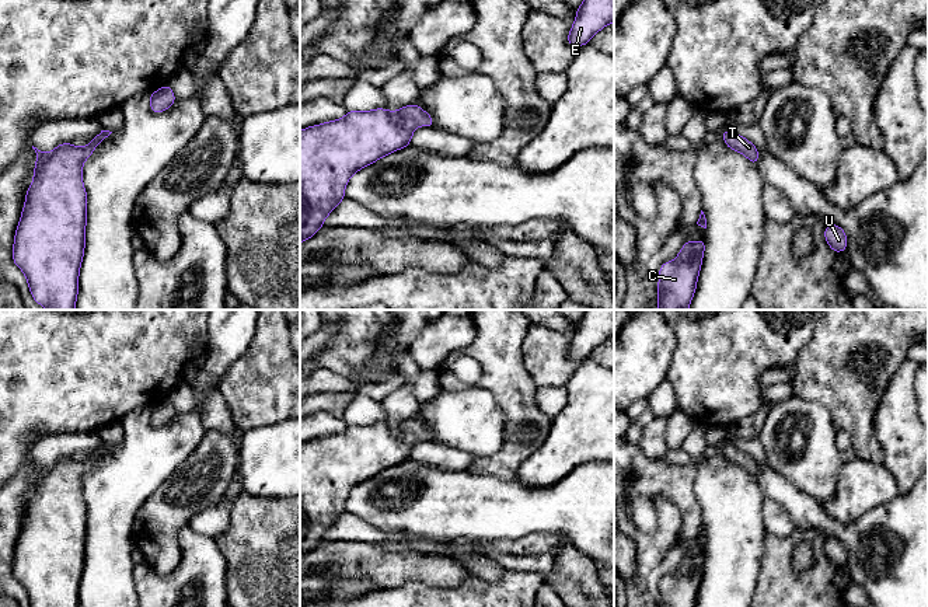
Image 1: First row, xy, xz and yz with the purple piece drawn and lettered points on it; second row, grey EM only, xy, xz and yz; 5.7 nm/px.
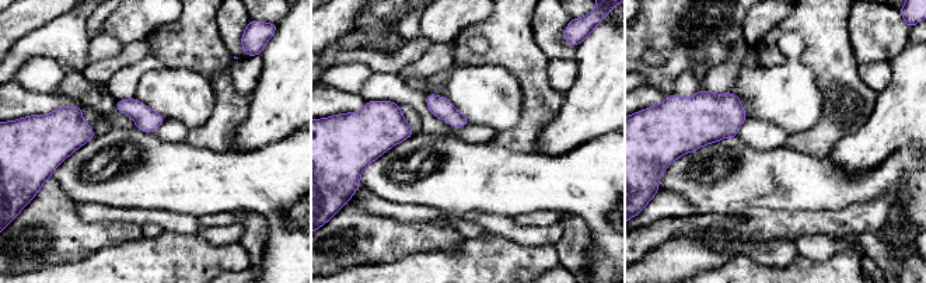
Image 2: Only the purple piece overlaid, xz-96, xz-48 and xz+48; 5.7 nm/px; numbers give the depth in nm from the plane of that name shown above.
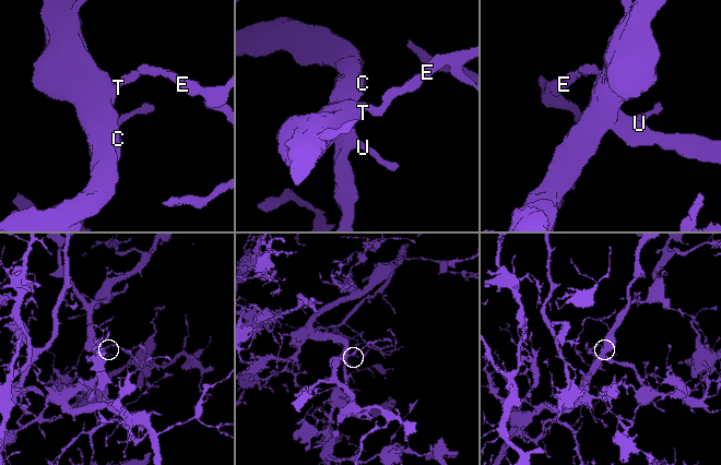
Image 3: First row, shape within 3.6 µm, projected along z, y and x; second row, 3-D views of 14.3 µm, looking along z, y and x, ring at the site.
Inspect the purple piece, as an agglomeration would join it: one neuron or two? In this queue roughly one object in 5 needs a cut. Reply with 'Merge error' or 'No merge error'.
No merge error

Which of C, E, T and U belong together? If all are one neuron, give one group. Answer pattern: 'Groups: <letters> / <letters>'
Groups: C E T U

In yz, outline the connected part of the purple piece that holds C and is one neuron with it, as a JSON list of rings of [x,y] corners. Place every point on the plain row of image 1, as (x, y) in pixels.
[[[685,555],[674,575],[659,585],[657,607],[695,607],[705,555]]]

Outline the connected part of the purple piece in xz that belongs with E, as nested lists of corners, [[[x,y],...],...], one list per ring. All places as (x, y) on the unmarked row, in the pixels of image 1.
[[[587,310],[576,324],[576,334],[566,355],[572,360],[583,360],[611,336],[614,336],[614,310]]]

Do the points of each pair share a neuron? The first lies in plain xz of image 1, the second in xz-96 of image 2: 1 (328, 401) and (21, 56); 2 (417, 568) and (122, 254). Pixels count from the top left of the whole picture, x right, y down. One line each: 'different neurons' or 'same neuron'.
1: different neurons
2: different neurons

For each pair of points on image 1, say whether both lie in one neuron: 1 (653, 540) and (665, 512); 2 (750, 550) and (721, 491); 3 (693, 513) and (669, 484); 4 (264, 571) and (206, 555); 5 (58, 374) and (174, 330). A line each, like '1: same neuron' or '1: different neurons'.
1: same neuron
2: same neuron
3: same neuron
4: different neurons
5: same neuron

